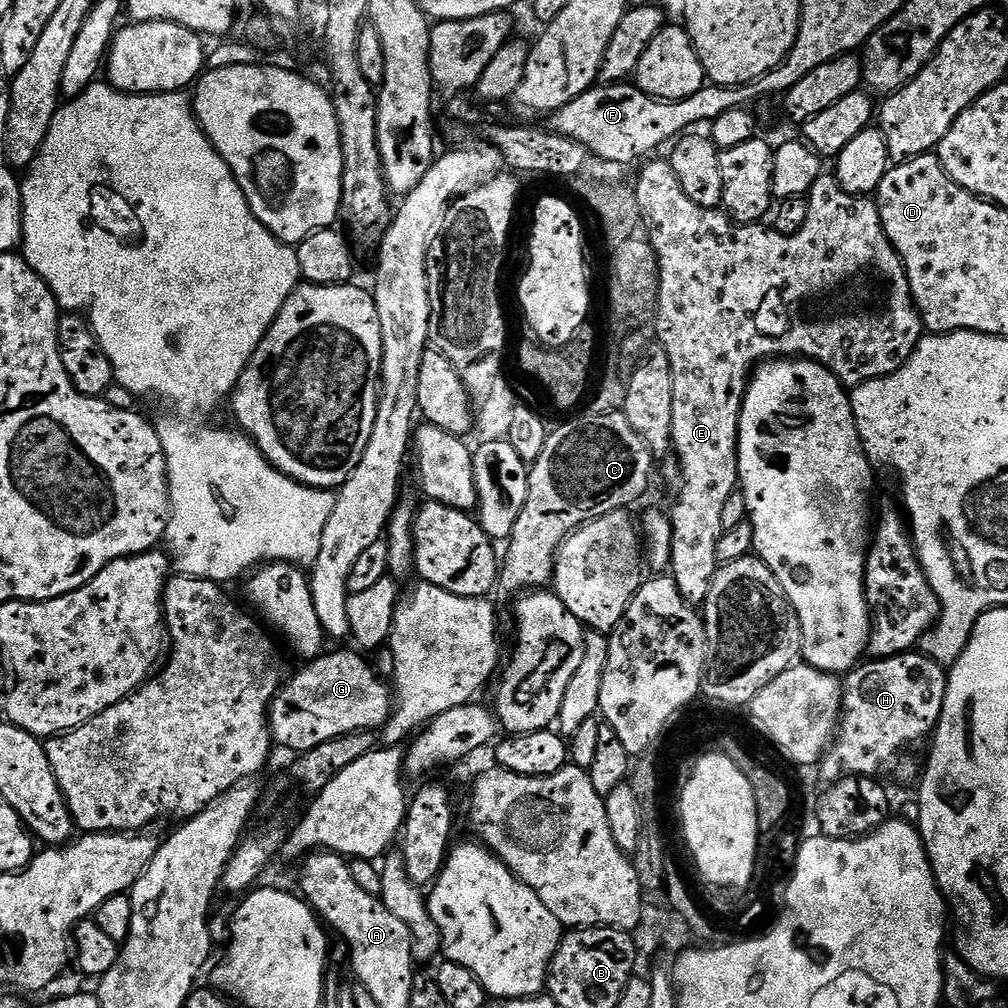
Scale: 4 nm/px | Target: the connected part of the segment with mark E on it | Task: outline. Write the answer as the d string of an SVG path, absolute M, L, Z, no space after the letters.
M652 158L643 165L644 169L636 176L634 181L634 187L636 190L636 197L638 198L638 206L644 211L644 220L648 224L648 233L650 234L650 242L654 246L656 251L656 261L660 267L660 306L656 310L656 322L654 325L654 331L656 336L660 339L659 347L667 354L670 358L670 366L672 367L672 373L674 374L674 418L672 419L672 446L674 454L678 459L679 467L682 469L682 483L684 485L680 488L680 497L676 500L676 505L670 508L670 519L672 522L672 563L670 565L670 575L673 582L678 586L680 593L686 598L689 604L693 606L703 605L706 597L710 594L710 586L714 582L714 574L717 568L720 567L718 562L718 542L720 541L720 535L724 533L726 527L726 521L724 521L724 511L728 508L728 499L732 495L737 495L738 485L740 482L740 463L738 462L738 454L740 453L740 412L744 409L744 393L748 390L748 382L754 371L754 369L761 362L767 362L773 358L803 358L806 360L815 360L817 364L821 364L823 368L829 368L829 370L840 379L841 384L845 386L855 386L858 384L865 384L867 380L877 380L880 376L889 376L897 372L906 361L908 361L914 354L914 350L920 345L922 337L925 335L926 329L924 326L924 320L920 316L920 311L916 309L916 303L912 297L912 291L910 290L910 282L908 281L908 275L904 269L904 263L902 258L897 254L896 247L890 242L890 238L884 233L884 227L882 226L882 218L878 214L878 206L876 205L875 199L869 198L868 196L855 196L850 194L846 190L842 190L842 186L832 174L822 174L818 178L818 182L814 182L811 192L808 193L806 199L808 201L808 213L806 214L806 222L802 226L802 230L798 230L793 236L784 236L778 231L773 230L771 227L764 228L760 224L737 224L727 212L720 208L703 208L698 206L698 202L694 202L690 199L686 190L682 190L682 186L678 186L678 174L674 174L671 163L667 159L656 160L660 158Z

